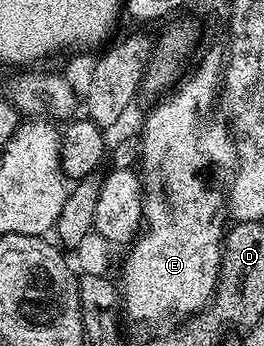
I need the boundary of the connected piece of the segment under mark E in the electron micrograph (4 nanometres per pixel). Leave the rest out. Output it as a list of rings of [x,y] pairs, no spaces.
[[[208,52],[200,60],[200,65],[196,69],[193,67],[181,79],[179,85],[171,89],[170,94],[165,95],[163,99],[156,102],[152,108],[152,113],[144,120],[144,133],[138,136],[140,141],[140,158],[138,161],[138,172],[142,177],[144,186],[144,218],[142,227],[135,240],[132,241],[127,249],[128,257],[124,260],[124,273],[118,276],[118,287],[122,293],[122,312],[125,317],[132,320],[149,320],[156,324],[159,320],[177,320],[183,322],[188,317],[204,311],[213,301],[216,293],[216,285],[219,282],[220,263],[223,261],[224,238],[226,235],[226,205],[228,202],[228,193],[232,187],[232,180],[236,176],[238,167],[238,157],[236,154],[236,141],[232,134],[232,129],[223,119],[211,120],[212,99],[217,99],[218,93],[222,88],[222,56],[216,52]]]

